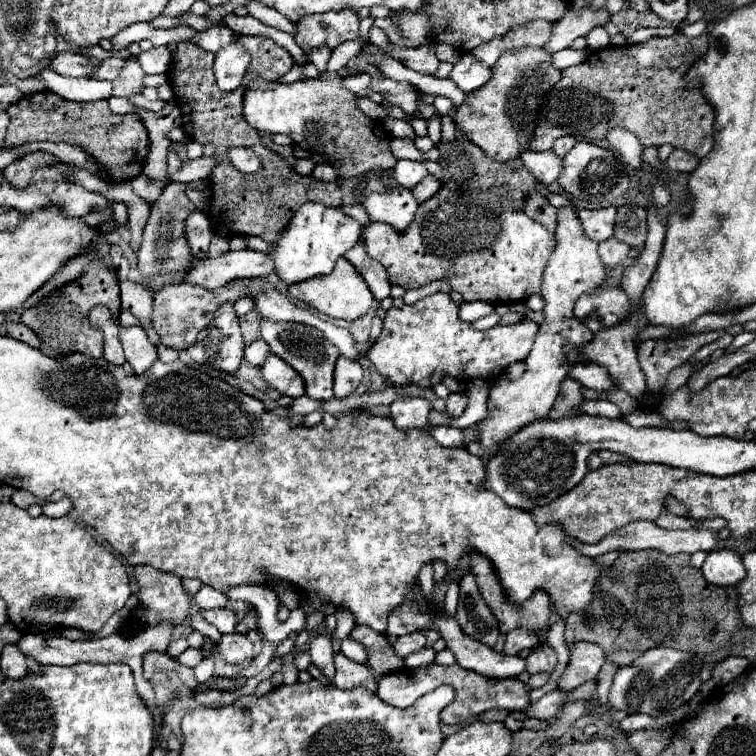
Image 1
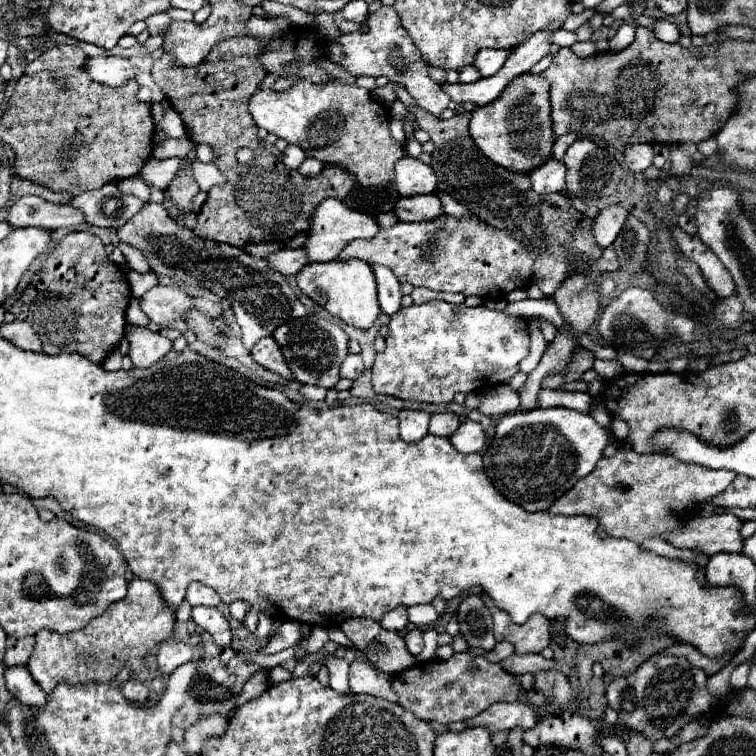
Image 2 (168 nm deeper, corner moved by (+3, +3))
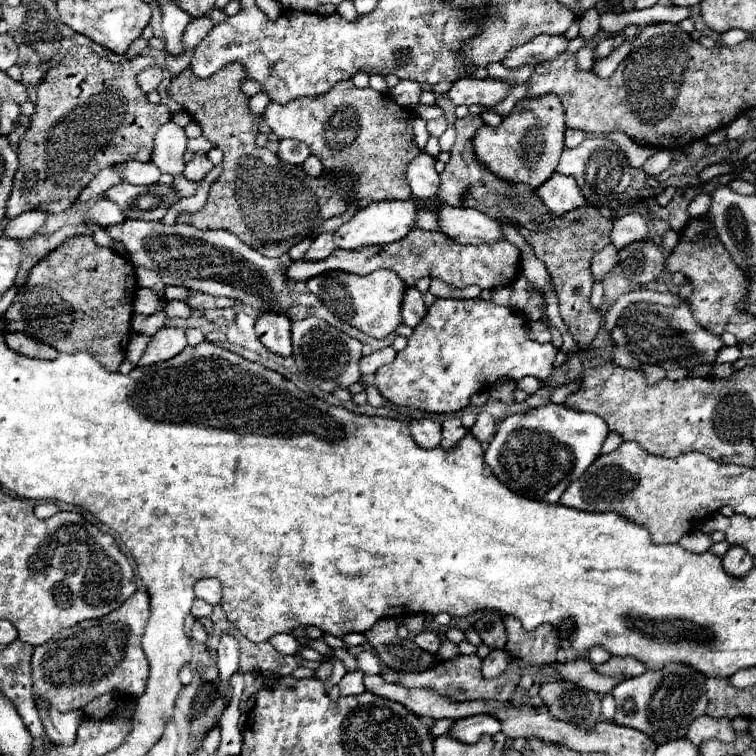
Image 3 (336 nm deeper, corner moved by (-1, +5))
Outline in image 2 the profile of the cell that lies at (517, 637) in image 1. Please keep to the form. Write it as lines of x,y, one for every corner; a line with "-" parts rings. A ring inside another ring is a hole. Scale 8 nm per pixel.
500,641
500,643
496,643
496,647
494,647
492,651
488,651
484,657
486,657
488,661
492,661
492,663
500,663
500,661
504,661
506,657
510,657
512,651
514,651
512,643
508,643
508,641

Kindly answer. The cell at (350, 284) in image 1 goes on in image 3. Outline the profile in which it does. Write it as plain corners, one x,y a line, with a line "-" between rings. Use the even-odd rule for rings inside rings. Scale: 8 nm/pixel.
388,269
374,271
370,275
354,275
344,271
328,271
322,275
316,275
306,281
308,289
342,321
348,325
360,329
362,333
382,339
396,331
400,321
400,301
402,293
406,289
404,281
396,277
396,273

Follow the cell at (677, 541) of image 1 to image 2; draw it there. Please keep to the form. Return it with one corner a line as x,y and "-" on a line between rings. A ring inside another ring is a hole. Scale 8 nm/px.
732,513
712,517
688,517
684,527
678,527
668,541
676,547
700,549
706,555
716,553
742,553
744,539
740,535
742,521

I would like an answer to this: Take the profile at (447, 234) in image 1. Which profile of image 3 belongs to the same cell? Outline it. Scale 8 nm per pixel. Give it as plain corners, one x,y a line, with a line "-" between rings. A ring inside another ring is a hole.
412,229
408,237
402,237
400,241
388,245
372,245
356,251
336,249
330,257
322,261
292,261
286,271
286,277
288,281
306,281
310,277
316,277
332,269
356,275
368,275
376,269
392,269
406,285
414,285
418,279
430,277
430,279
440,279
458,289
470,285
478,285
480,289
498,289
498,287
510,287
514,279
520,275
520,251
504,239
496,243
462,245
440,231

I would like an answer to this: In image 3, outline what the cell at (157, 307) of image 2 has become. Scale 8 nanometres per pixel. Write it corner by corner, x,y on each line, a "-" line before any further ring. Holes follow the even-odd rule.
138,289
136,297
132,301
132,307
134,307
134,313
152,315
162,307
162,303
166,303
166,301
154,289

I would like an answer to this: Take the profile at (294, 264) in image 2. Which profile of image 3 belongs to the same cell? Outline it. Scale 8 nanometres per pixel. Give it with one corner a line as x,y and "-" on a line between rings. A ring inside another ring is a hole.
332,233
318,235
318,237
312,241
310,249
306,251
304,259
310,259
310,261
320,261
320,259
326,259
326,257
328,257
334,249
336,249
336,245
334,245
334,239
332,239

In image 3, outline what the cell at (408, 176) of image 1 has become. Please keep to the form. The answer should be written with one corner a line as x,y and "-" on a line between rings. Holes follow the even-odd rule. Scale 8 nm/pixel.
420,153
416,159
408,163
406,177
408,177
408,185
412,189
414,199
432,199
436,195
440,177
434,169
434,163
436,159
428,153

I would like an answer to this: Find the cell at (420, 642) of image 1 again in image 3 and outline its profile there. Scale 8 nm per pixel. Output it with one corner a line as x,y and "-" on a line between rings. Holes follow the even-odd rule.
430,629
418,633
418,635
414,637
414,643
416,643
420,649
424,649
424,651
428,651
428,653
432,653
432,655
434,655
434,653
438,651
438,647
440,647
440,641
438,641
436,633
430,631

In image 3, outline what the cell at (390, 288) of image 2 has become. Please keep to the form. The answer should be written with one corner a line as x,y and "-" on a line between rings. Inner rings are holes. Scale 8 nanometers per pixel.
416,287
404,289
404,305
402,305
402,323
408,327
414,327
422,321
428,307
422,301
422,293

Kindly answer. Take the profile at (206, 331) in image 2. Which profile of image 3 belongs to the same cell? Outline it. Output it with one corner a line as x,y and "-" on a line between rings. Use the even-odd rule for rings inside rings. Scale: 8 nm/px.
170,301
164,313
166,313
166,319
174,319
174,317
184,317
186,319
188,313
192,313
192,309
184,301

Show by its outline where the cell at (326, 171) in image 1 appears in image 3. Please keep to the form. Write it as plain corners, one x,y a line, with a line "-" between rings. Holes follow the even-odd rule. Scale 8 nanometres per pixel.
310,155
308,161
306,161
302,167
304,167
304,171
306,171
310,177
320,177
320,175
324,173
324,167
322,167
320,159
314,157
314,155

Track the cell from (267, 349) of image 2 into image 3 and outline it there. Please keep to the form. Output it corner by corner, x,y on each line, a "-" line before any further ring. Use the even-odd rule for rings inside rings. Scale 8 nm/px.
264,313
256,321
256,335
262,341
262,345
280,355
290,357
292,355
292,341
290,341
290,319
276,313

